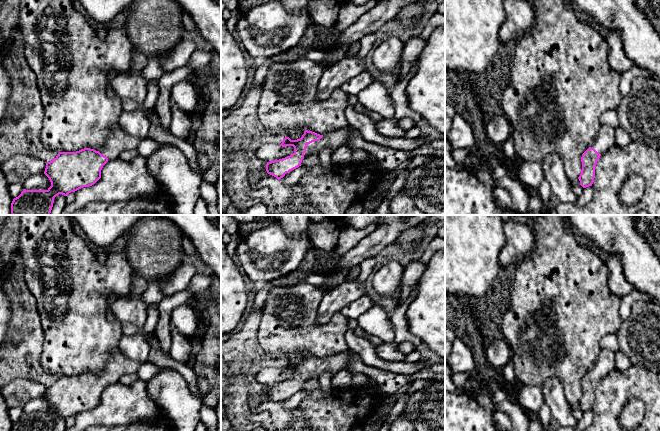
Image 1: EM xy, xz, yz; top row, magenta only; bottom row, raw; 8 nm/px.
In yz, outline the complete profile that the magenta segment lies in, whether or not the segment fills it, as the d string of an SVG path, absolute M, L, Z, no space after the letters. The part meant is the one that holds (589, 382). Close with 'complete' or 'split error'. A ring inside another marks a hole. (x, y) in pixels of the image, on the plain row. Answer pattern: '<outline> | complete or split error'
M601 349L595 366L582 378L582 394L578 401L583 412L592 410L595 391L600 380L616 368L615 353Z | split error

